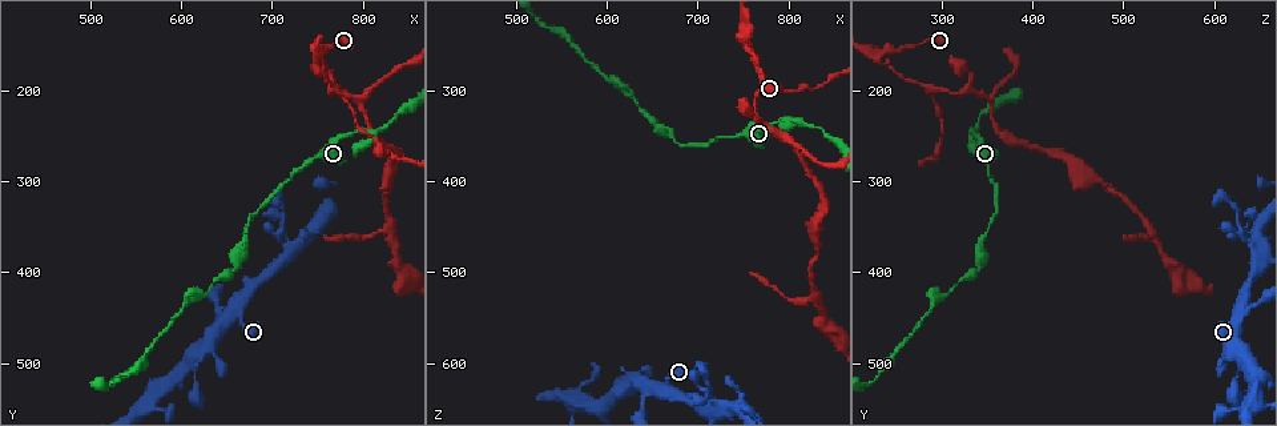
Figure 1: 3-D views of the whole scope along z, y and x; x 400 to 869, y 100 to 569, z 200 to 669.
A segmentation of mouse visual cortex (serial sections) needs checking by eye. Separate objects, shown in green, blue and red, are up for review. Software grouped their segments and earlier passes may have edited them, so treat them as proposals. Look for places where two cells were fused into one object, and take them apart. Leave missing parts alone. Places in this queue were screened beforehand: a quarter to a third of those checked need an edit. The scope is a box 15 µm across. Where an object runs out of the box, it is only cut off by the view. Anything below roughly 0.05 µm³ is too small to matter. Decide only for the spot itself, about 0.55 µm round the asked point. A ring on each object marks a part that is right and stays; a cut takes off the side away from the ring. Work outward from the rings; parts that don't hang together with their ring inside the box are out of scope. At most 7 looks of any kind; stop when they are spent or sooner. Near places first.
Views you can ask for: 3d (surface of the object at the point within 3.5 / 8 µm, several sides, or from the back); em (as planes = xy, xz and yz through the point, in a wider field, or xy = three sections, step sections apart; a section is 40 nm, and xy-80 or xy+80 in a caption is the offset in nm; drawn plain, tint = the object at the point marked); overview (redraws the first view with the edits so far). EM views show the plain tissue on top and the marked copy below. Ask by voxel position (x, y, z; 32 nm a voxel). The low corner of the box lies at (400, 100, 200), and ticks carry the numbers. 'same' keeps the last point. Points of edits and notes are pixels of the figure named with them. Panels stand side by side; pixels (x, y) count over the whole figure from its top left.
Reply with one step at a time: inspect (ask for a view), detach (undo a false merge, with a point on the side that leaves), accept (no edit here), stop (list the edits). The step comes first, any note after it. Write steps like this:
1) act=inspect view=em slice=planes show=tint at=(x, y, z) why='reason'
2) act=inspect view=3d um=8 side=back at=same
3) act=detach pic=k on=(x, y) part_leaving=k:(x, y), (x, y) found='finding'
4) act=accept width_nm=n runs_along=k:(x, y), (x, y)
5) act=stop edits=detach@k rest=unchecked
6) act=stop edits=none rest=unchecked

act=inspect view=3d um=3.5 side=back at=(810, 245, 330)

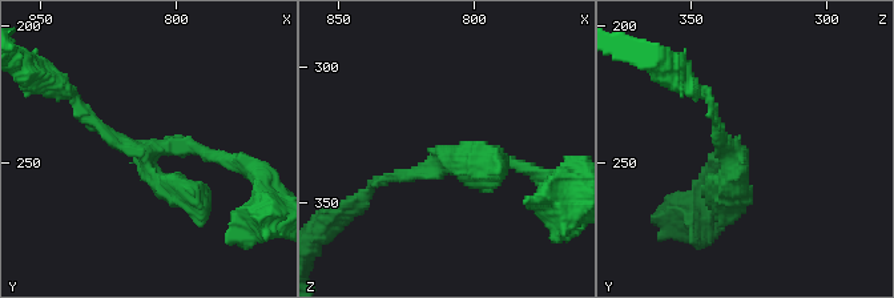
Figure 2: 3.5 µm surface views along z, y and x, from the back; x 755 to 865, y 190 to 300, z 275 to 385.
act=inspect view=em slice=xy step=1 show=tint at=(808, 246, 333) arms=3 arm_widths_nm=150,150,350 why='need the tissue'

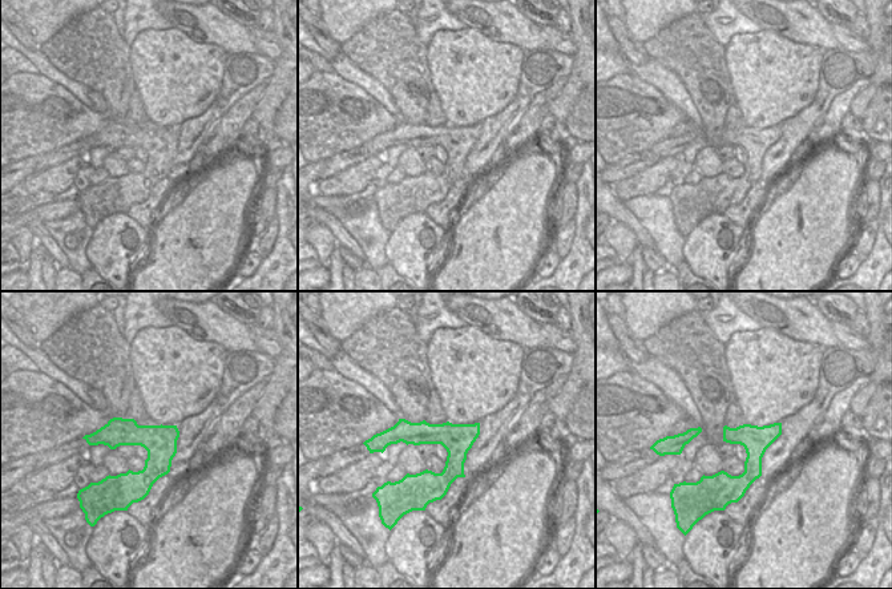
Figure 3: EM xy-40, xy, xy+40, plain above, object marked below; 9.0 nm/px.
act=accept runs_along=2:(234, 160), (140, 152), (83, 111) found='one cell here'

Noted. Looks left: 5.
act=inspect view=3d um=3.5 at=(755, 160, 235)

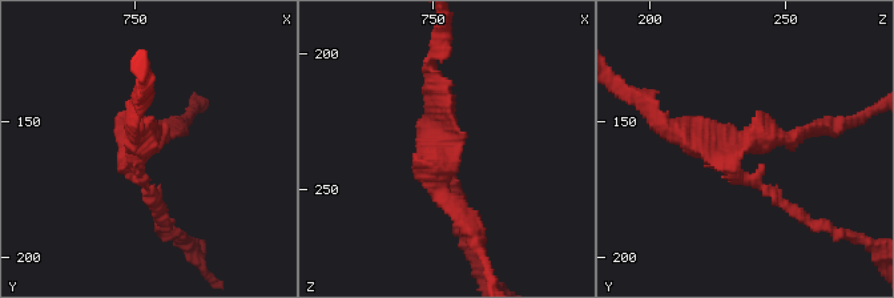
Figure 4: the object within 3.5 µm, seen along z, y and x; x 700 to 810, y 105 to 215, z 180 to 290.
act=inspect view=em slice=xy step=3 show=tint at=(754, 160, 235) arms=3 arm_widths_nm=150,200,250

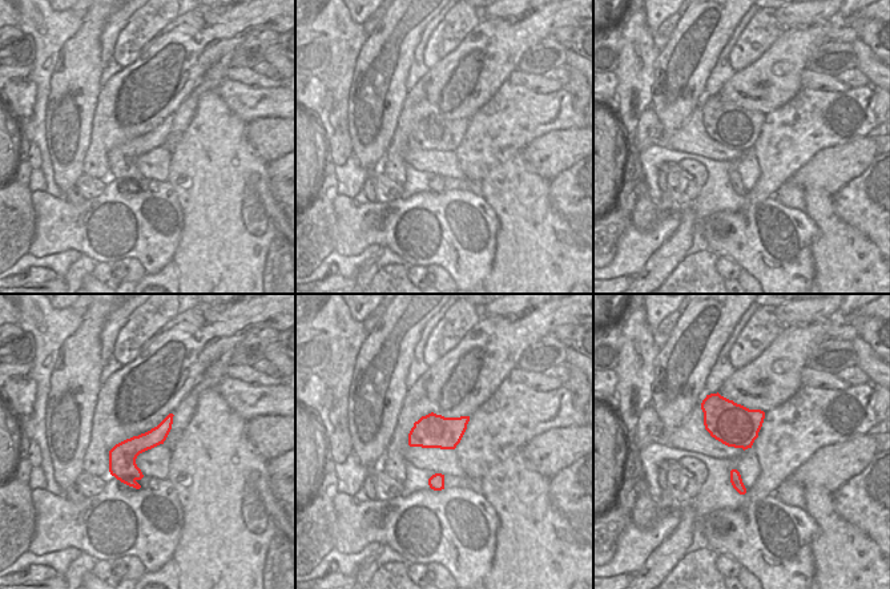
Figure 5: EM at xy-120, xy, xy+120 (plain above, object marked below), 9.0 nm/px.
act=accept runs_along=4:(818, 127), (729, 154), (773, 196) found='one cell here'

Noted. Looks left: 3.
act=inspect view=3d um=3.5 side=back at=(770, 195, 285) why='arms part here'

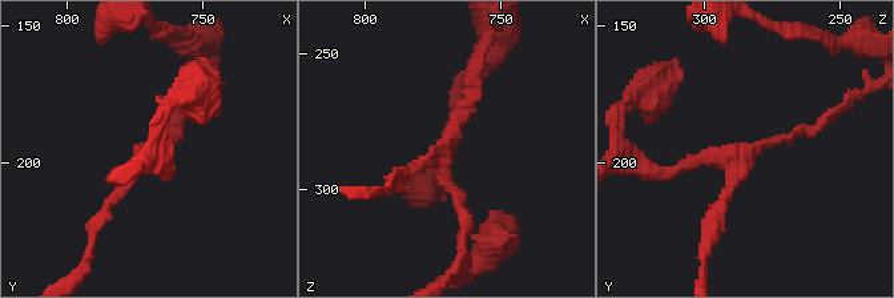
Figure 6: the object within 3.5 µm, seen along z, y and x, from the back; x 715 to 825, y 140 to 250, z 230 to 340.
act=inspect view=em slice=xy step=3 show=tint at=(771, 196, 286) arms=3 arm_widths_nm=150,150,150 why='shape alone is not enough'

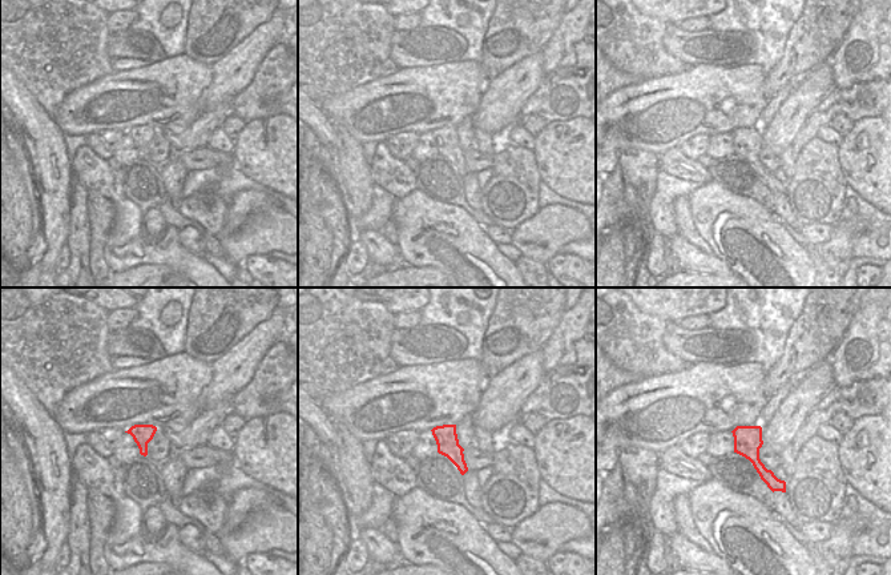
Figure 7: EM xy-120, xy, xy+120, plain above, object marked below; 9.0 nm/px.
act=accept found='all the same cell'

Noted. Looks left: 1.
act=stop edits=none rest=unchecked

